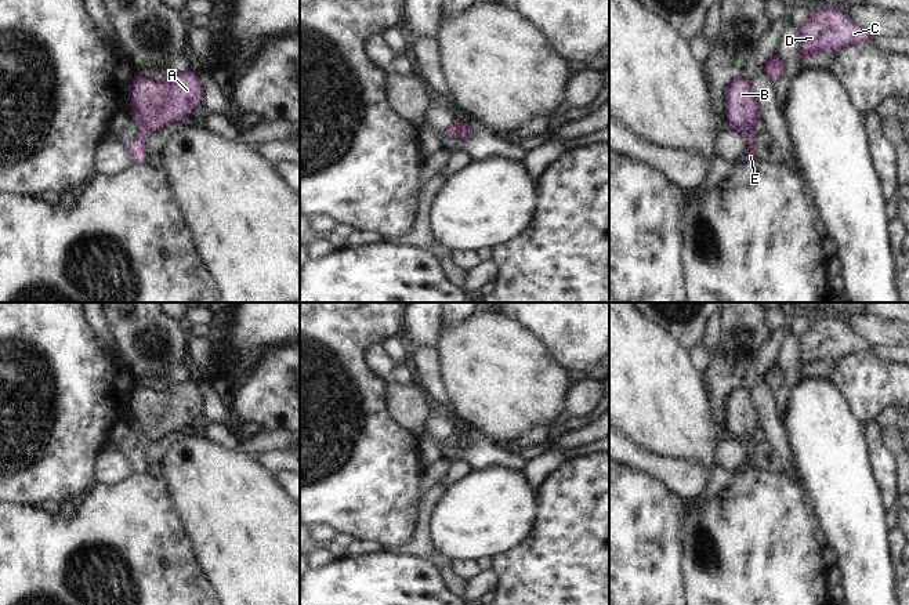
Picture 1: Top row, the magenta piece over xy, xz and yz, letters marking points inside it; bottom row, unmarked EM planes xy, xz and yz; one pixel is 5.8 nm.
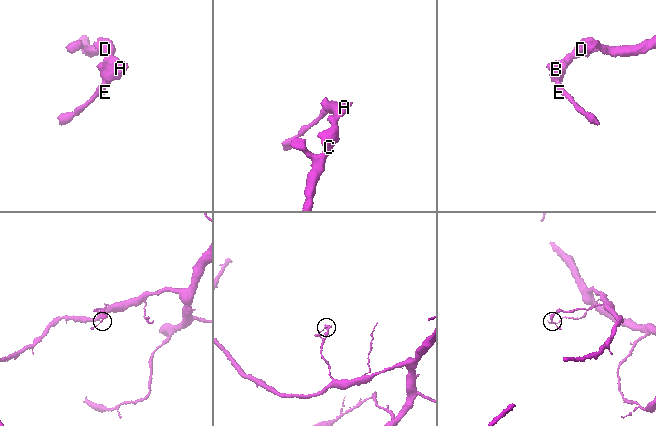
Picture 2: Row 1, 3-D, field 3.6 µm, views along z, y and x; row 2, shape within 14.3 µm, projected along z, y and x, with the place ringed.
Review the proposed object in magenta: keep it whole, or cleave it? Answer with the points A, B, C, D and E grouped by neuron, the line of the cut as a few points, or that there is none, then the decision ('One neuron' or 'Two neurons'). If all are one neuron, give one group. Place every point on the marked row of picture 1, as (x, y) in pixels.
Groups: A B C D / E. Split along yz (752, 130), (741, 131). Two neurons

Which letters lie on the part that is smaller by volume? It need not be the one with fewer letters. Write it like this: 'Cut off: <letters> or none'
Cut off: E

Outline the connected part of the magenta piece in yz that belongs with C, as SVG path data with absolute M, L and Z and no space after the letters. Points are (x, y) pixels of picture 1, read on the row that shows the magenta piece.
M837 8L812 11L798 32L801 58L839 52L854 44L869 43L872 37Z

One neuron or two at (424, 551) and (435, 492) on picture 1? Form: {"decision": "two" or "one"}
{"decision": "one"}

